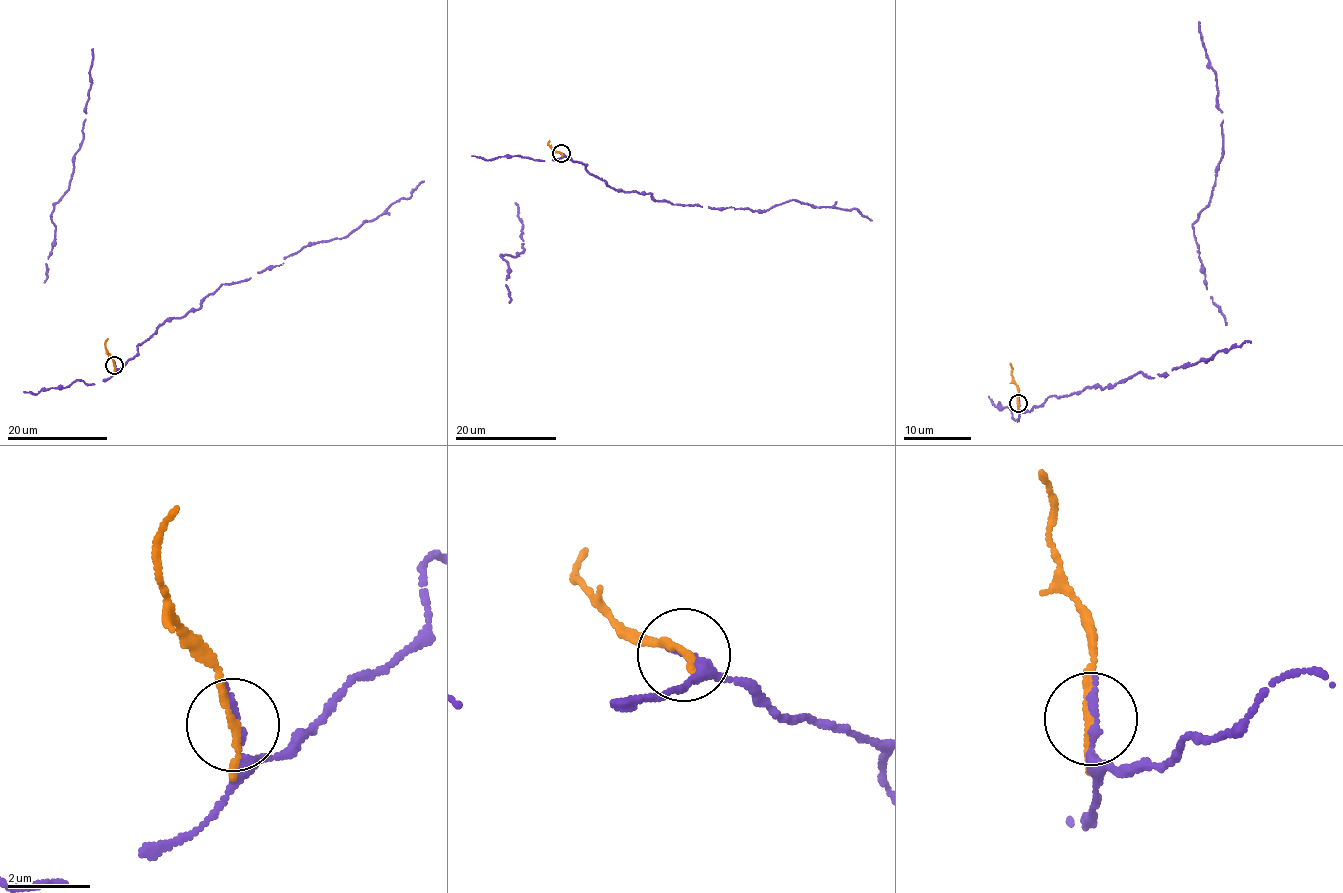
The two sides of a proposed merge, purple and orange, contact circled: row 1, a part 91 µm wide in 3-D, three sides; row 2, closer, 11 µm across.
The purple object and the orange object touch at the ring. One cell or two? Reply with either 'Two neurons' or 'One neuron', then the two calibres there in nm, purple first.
One neuron. Thickness 220 nm (purple) against 150 nm

